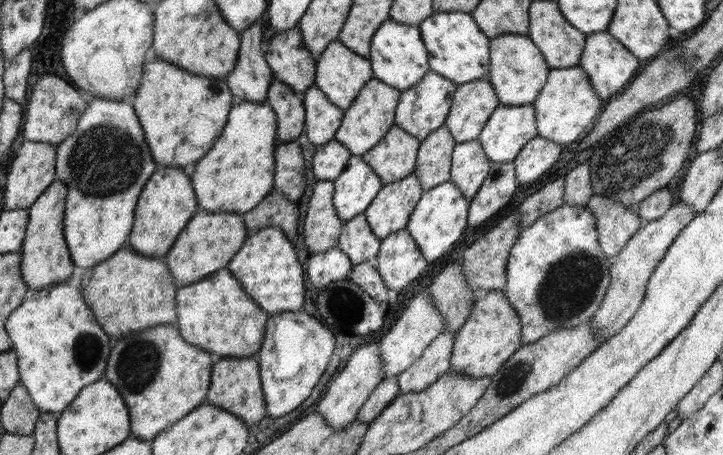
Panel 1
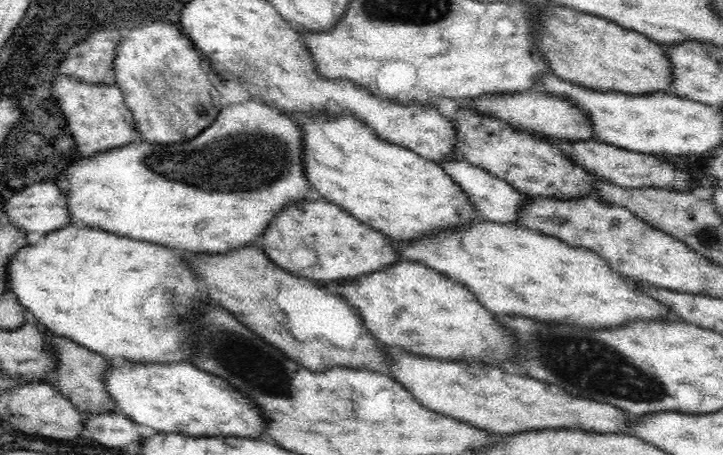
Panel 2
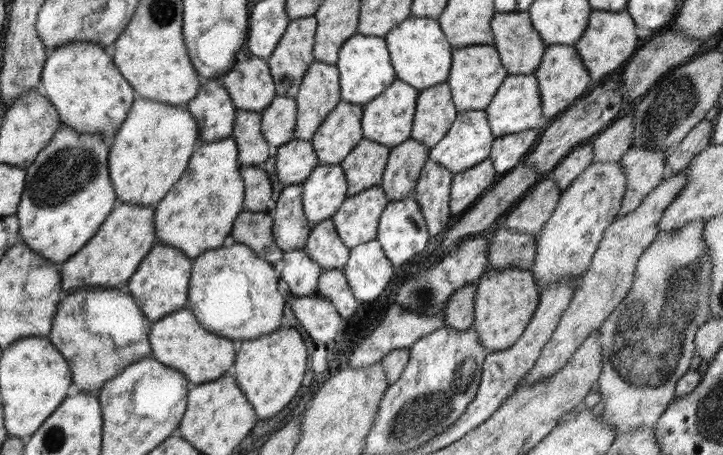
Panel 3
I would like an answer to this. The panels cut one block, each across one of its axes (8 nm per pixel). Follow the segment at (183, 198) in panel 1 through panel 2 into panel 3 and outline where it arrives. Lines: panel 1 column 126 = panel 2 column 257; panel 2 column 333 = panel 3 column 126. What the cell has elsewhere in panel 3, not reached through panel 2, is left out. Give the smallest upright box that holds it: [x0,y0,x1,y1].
[60,203,156,296]

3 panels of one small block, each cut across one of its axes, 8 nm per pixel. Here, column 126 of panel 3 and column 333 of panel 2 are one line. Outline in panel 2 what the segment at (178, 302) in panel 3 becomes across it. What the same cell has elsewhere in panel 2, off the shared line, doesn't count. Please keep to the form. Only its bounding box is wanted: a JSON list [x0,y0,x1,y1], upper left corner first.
[326,260,516,369]

